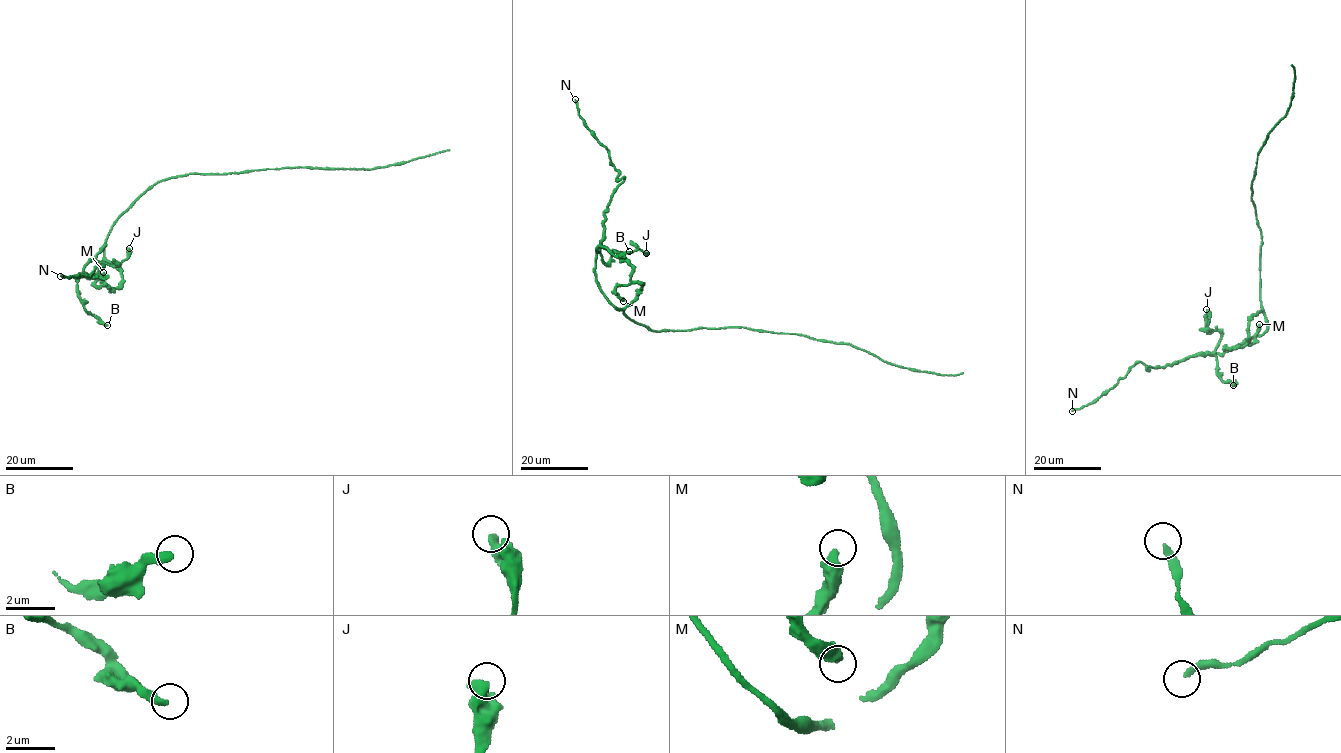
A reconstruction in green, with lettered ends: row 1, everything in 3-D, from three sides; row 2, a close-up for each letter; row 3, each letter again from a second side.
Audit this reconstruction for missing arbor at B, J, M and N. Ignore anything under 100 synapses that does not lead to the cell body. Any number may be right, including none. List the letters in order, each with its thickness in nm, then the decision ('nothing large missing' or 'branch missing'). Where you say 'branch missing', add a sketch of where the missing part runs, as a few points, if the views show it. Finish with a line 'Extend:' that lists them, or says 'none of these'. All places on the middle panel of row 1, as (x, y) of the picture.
B: 320 nm | nothing large missing
J: 500 nm | nothing large missing
M: 460 nm | nothing large missing
N: 240 nm | nothing large missing
Extend: none of these

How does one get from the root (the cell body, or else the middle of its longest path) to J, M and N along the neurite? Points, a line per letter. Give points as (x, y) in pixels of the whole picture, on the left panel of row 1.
J: (132, 205), (112, 227), (96, 275), (75, 278), (93, 258), (118, 266), (127, 258), (129, 248)
M: (132, 205), (113, 225), (104, 248), (104, 258), (117, 267), (122, 283), (95, 286), (103, 272)
N: (132, 205), (112, 227), (96, 275), (75, 277), (107, 277), (100, 265), (89, 276), (60, 276)

